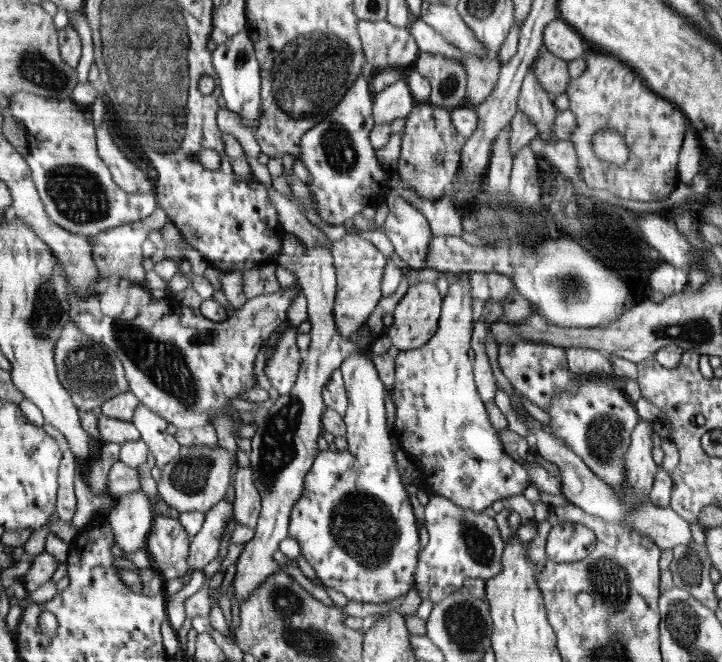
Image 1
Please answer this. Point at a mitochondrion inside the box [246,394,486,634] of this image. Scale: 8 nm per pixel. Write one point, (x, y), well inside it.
(363, 527)

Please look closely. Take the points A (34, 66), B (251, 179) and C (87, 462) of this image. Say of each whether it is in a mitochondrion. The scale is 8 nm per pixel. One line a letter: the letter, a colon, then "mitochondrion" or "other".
A: mitochondrion
B: other
C: other

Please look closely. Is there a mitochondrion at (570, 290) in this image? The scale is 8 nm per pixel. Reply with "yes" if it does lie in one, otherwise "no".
yes

